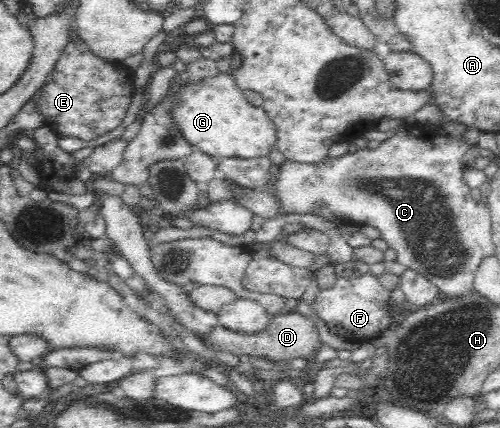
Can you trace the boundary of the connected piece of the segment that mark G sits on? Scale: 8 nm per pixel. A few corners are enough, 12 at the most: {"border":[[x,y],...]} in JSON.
{"border":[[242,65],[171,91],[171,120],[193,149],[259,157],[273,122],[235,82]]}

